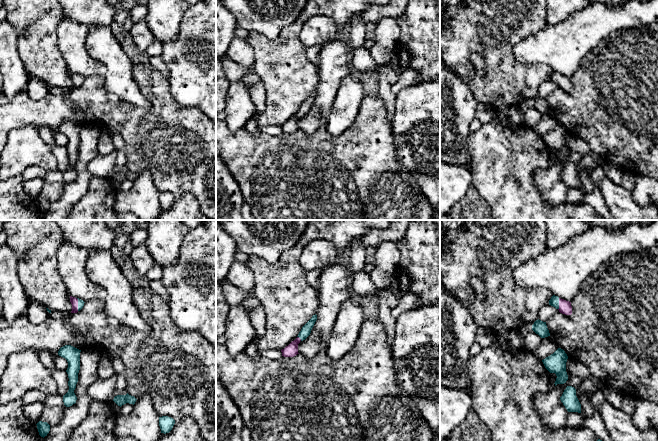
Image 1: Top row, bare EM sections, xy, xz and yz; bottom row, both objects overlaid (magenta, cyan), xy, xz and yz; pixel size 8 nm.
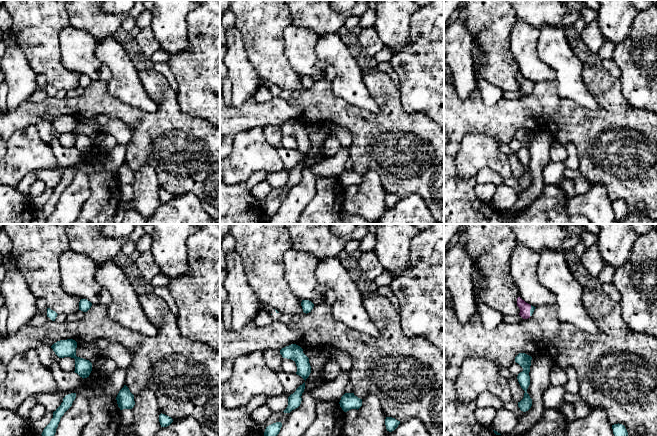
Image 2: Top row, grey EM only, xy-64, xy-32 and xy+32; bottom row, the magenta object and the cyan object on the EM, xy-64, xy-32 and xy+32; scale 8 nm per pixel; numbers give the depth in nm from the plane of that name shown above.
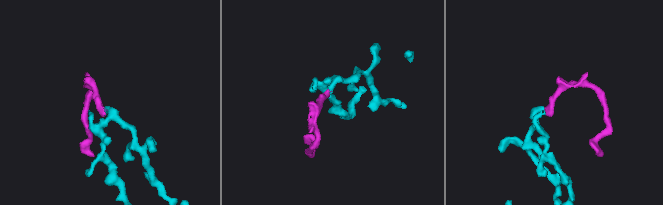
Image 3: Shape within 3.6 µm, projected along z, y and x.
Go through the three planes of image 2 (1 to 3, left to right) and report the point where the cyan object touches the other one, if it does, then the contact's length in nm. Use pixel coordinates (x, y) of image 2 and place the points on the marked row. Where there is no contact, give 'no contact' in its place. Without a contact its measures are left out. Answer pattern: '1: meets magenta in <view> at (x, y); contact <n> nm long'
1: no contact
2: no contact
3: meets magenta in xy+32 at (529, 311); contact 100 nm long

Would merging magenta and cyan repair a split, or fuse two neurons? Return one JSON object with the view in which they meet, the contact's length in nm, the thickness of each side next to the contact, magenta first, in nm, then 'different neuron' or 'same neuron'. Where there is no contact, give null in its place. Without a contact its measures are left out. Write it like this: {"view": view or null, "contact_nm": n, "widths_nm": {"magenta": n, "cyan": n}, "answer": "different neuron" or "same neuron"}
{"view": "xy", "contact_nm": 110, "widths_nm": {"magenta": 60, "cyan": 50}, "answer": "same neuron"}

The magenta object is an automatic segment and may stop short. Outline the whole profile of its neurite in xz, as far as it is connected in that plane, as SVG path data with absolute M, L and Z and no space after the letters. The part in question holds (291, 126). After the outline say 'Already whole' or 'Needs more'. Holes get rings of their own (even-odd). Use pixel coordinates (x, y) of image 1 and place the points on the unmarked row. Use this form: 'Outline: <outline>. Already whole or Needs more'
Outline: M313 91L312 94L302 103L297 114L292 117L288 122L281 126L282 132L284 133L294 133L298 129L298 120L305 116L311 109L311 106L317 96L317 91Z. Needs more

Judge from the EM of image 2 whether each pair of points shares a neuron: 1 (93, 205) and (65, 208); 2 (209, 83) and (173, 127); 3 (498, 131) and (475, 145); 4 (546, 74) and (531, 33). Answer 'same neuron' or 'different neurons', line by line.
1: different neurons
2: different neurons
3: different neurons
4: same neuron

